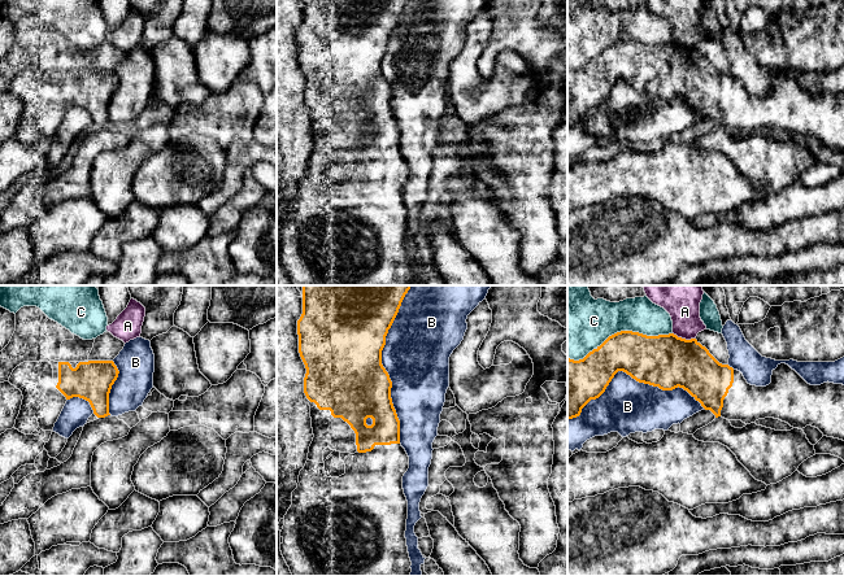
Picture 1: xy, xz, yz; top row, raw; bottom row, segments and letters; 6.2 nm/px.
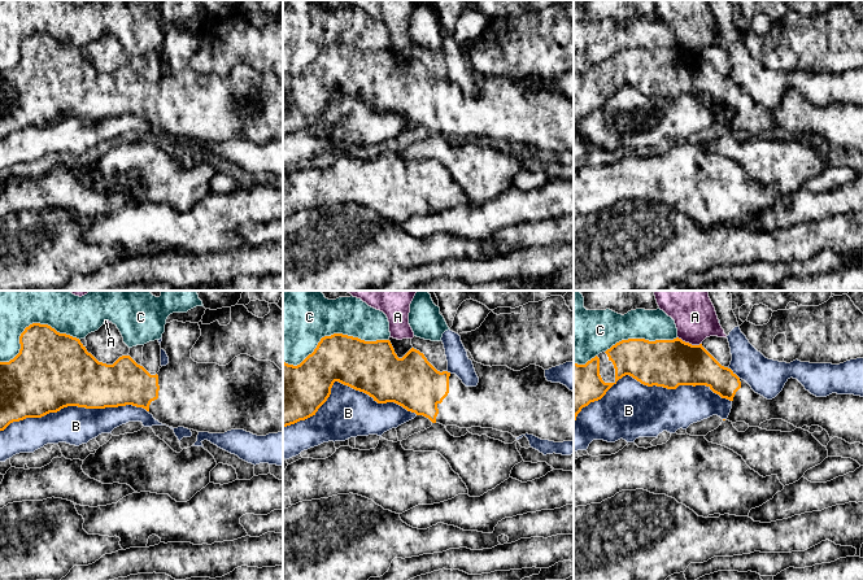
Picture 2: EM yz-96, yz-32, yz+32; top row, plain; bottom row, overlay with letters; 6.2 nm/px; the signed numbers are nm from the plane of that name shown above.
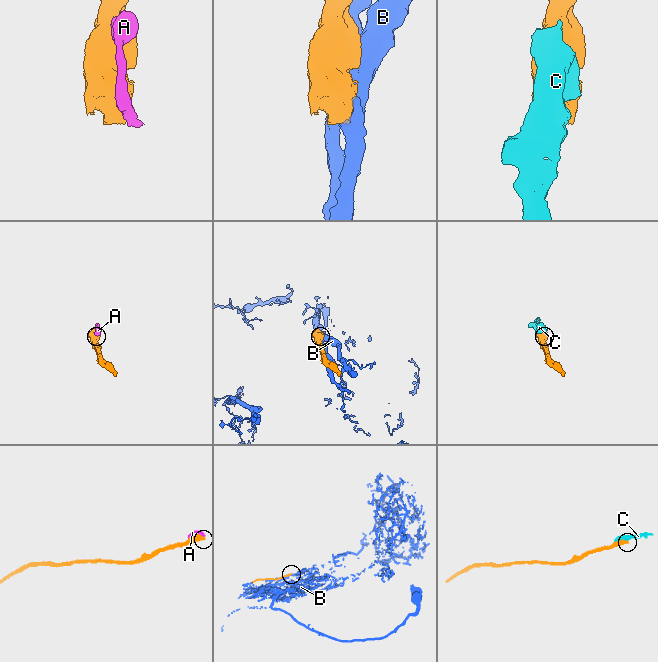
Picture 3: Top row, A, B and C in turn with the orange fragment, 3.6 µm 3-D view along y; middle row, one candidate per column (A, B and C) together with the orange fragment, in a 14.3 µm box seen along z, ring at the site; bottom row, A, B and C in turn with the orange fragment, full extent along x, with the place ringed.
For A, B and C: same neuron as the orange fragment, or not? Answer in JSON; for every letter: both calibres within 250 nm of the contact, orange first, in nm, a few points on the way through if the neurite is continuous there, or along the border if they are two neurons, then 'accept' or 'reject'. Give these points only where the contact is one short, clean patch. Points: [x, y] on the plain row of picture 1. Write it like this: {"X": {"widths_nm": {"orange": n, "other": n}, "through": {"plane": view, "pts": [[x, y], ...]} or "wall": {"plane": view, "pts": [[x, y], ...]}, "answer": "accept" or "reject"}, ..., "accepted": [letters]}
{"A": {"widths_nm": {"orange": 340, "other": 200}, "answer": "reject"}, "B": {"widths_nm": {"orange": 480, "other": 400}, "answer": "reject"}, "C": {"widths_nm": {"orange": 300, "other": 340}, "answer": "reject"}, "accepted": []}

